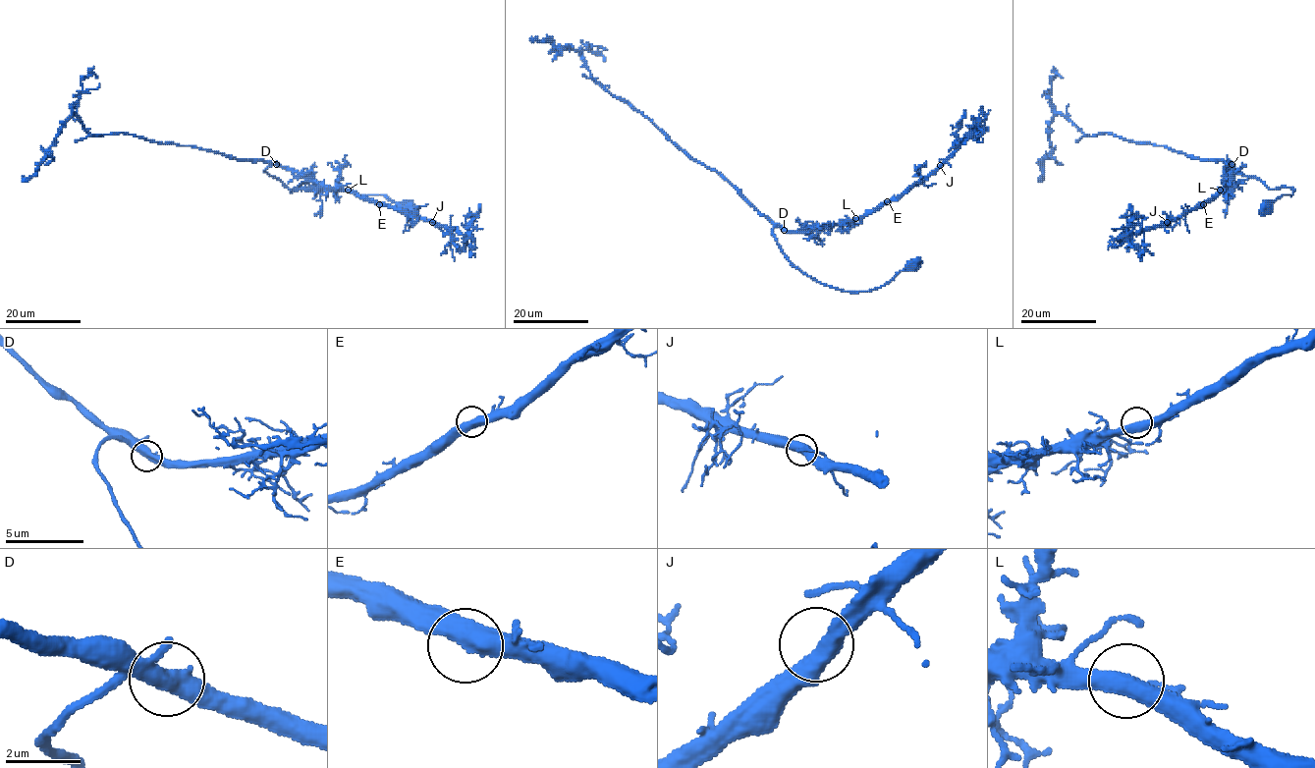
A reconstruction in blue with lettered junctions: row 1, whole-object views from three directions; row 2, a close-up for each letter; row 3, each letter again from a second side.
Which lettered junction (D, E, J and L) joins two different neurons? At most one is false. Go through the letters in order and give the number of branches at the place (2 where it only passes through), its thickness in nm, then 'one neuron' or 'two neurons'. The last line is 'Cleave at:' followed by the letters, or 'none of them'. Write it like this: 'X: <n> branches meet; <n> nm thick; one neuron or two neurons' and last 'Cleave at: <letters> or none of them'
D: 2 branches meet; 480 nm thick; one neuron
E: 2 branches meet; 500 nm thick; one neuron
J: 2 branches meet; 480 nm thick; one neuron
L: 2 branches meet; 480 nm thick; one neuron
Cleave at: none of them

